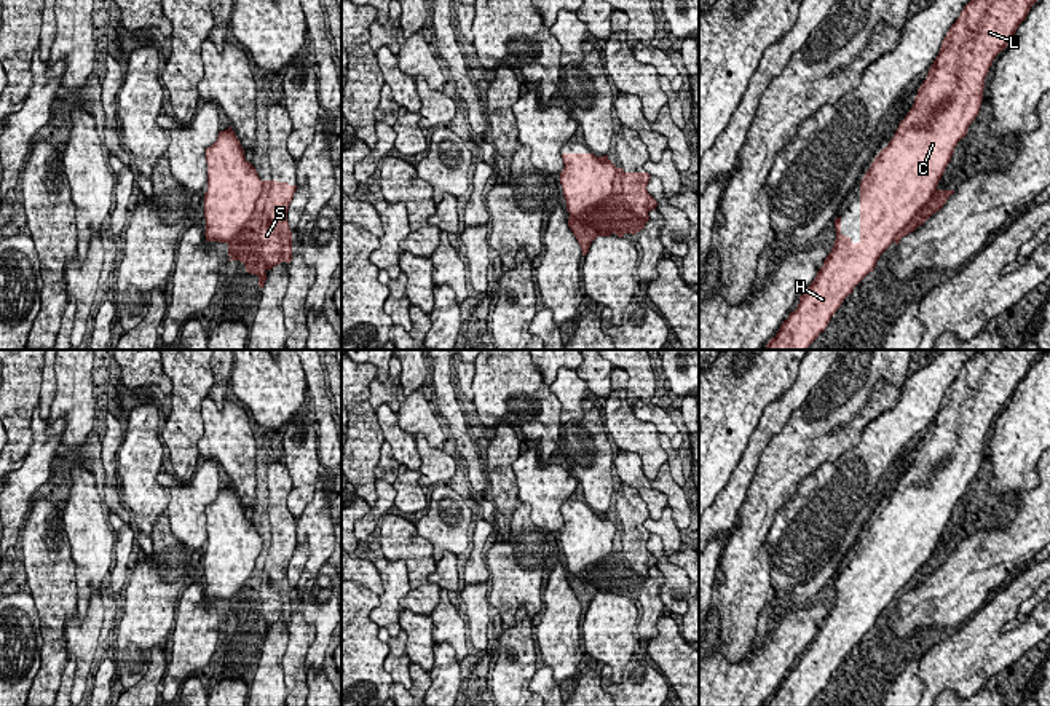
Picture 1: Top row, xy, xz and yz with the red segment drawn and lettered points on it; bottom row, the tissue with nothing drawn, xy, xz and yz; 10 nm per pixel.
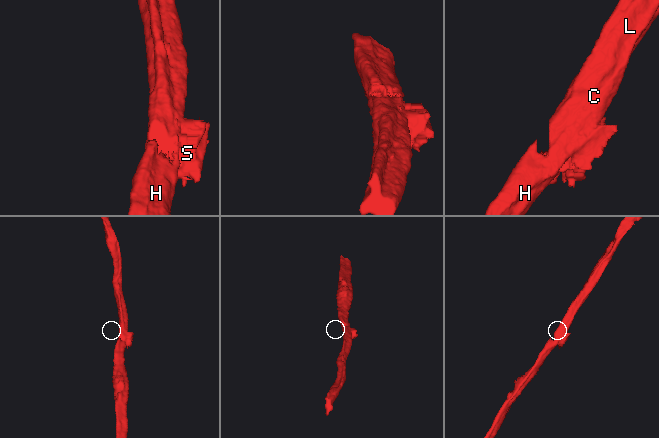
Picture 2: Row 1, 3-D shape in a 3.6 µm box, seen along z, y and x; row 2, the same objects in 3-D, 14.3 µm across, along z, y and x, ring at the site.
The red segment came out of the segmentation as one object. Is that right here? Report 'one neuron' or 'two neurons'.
one neuron

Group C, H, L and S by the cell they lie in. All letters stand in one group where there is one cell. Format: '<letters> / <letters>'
C H L S

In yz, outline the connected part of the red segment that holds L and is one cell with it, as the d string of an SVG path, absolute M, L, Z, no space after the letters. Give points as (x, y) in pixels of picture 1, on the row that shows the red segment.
M970 0L964 6L946 32L911 110L860 182L860 241L854 244L843 235L841 217L835 219L836 240L831 252L811 286L799 295L798 308L782 323L766 350L806 350L825 331L843 300L874 270L881 254L940 211L954 193L954 190L938 190L937 185L951 161L954 147L965 137L980 112L985 78L994 58L1007 48L1036 2Z

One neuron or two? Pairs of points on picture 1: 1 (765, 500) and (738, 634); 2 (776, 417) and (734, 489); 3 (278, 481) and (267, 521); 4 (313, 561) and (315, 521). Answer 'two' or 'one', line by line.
1: one
2: one
3: one
4: one

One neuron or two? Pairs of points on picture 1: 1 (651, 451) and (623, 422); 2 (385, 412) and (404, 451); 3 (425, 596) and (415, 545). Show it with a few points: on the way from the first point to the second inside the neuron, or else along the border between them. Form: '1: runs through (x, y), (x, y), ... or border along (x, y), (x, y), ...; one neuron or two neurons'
1: runs through (645, 444), (629, 428); one neuron
2: runs through (390, 422), (391, 432), (399, 441); one neuron
3: runs through (418, 583), (418, 558); one neuron

